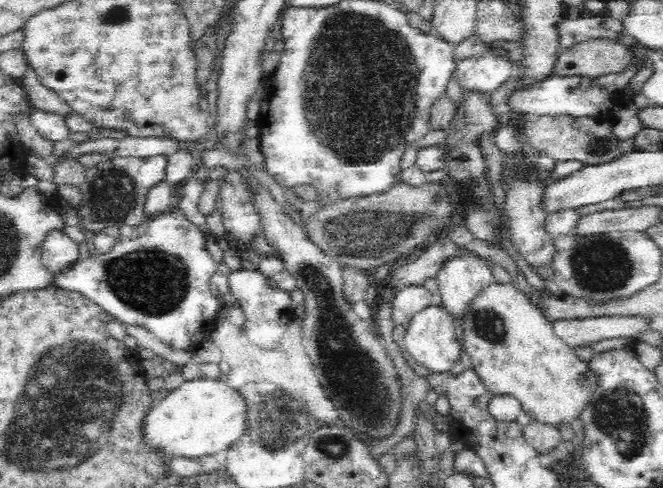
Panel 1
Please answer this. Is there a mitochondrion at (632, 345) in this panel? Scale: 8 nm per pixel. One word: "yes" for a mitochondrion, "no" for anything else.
no

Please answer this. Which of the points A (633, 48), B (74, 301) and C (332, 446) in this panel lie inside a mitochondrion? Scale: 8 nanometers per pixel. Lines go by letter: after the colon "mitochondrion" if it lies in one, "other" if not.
A: other
B: other
C: mitochondrion

